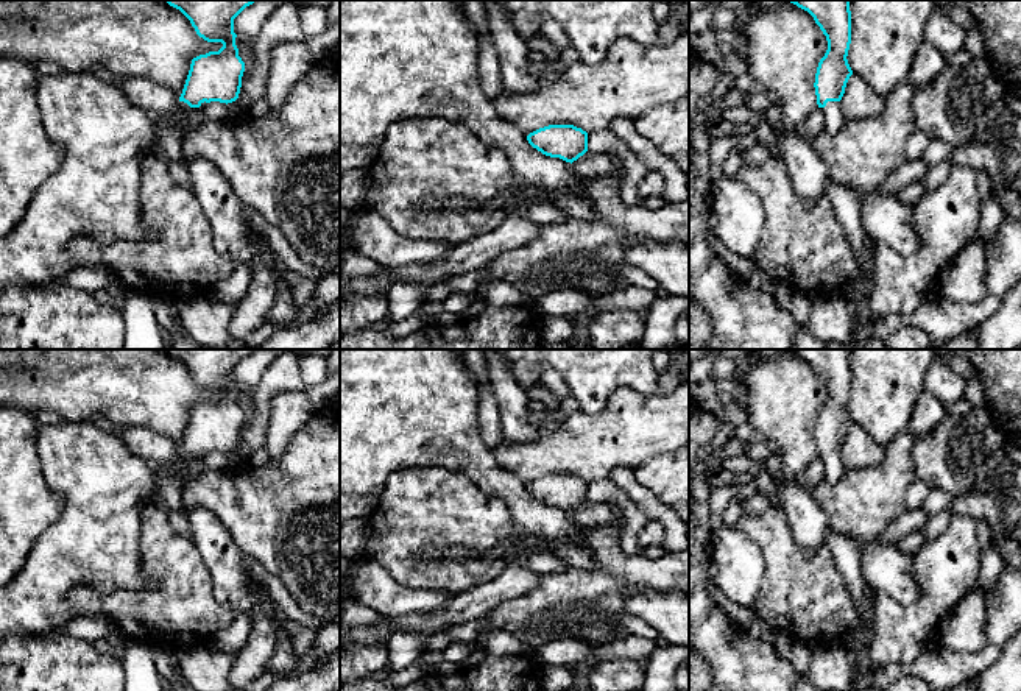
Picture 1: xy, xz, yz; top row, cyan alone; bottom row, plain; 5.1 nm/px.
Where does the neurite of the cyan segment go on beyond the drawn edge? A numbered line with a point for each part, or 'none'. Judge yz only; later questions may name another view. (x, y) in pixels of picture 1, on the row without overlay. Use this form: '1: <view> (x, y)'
1: yz (834, 470)

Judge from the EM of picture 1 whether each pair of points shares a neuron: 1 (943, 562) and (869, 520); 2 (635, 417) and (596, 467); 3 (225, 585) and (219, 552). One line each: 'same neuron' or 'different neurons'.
1: different neurons
2: same neuron
3: same neuron

